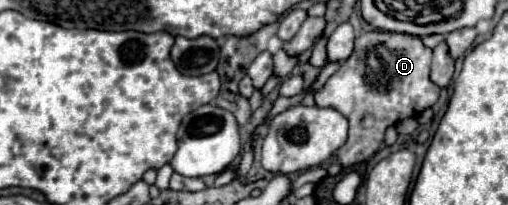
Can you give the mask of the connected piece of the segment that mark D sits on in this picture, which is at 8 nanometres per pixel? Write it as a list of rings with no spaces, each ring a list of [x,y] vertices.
[[[364,32],[356,38],[354,52],[342,62],[342,68],[316,92],[316,104],[334,108],[350,122],[346,144],[338,150],[334,174],[358,162],[366,162],[382,144],[388,126],[406,118],[416,118],[430,108],[440,88],[430,80],[432,50],[422,44],[420,36],[398,32]]]

